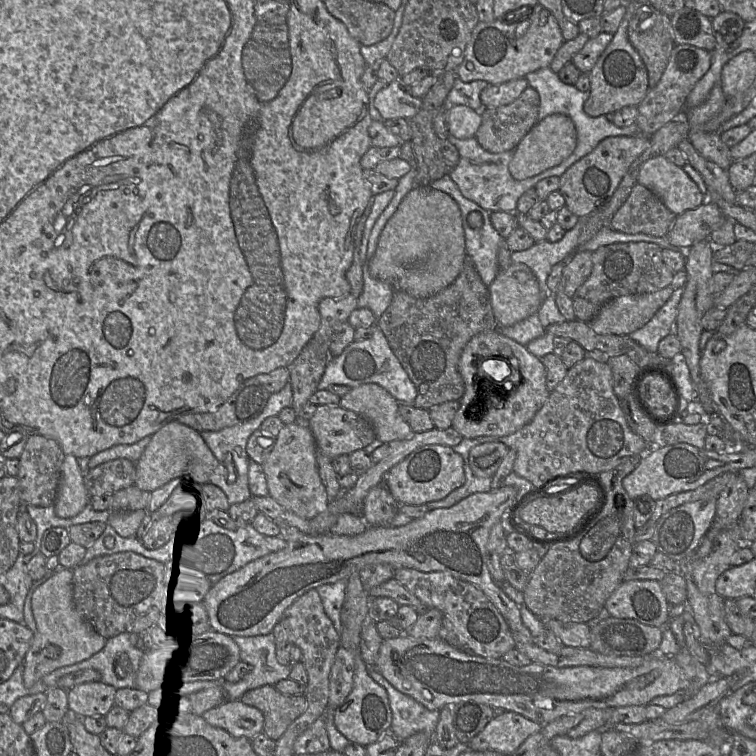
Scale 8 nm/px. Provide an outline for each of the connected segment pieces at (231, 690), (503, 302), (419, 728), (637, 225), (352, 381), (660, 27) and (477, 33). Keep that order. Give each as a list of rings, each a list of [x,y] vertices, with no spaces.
[[[272,633],[232,638],[239,648],[240,661],[250,666],[250,672],[237,683],[222,682],[227,701],[239,700],[249,690],[289,679],[291,667],[277,661]]]
[[[511,263],[507,269],[500,270],[488,287],[494,315],[504,327],[536,315],[544,299],[544,289],[532,270],[523,263]]]
[[[369,668],[369,676],[387,691],[392,711],[389,732],[399,742],[420,732],[434,734],[439,721],[439,710],[429,710],[413,698],[398,691],[374,668]]]
[[[636,183],[627,200],[610,218],[608,226],[626,234],[663,237],[676,216],[654,193]]]
[[[378,327],[370,338],[353,341],[339,356],[327,363],[318,390],[327,390],[332,385],[354,388],[364,384],[377,384],[393,396],[399,404],[411,405],[417,397],[414,383],[393,353],[386,336]]]
[[[631,2],[625,3],[627,7],[627,14],[623,20],[628,21],[628,39],[635,50],[641,57],[648,74],[649,88],[657,85],[661,79],[671,52],[676,45],[672,36],[671,17],[654,9],[648,2]]]
[[[539,4],[532,7],[528,17],[514,23],[501,20],[479,22],[471,33],[456,75],[463,82],[483,80],[490,85],[524,78],[531,72],[549,67],[564,42],[555,17]]]

